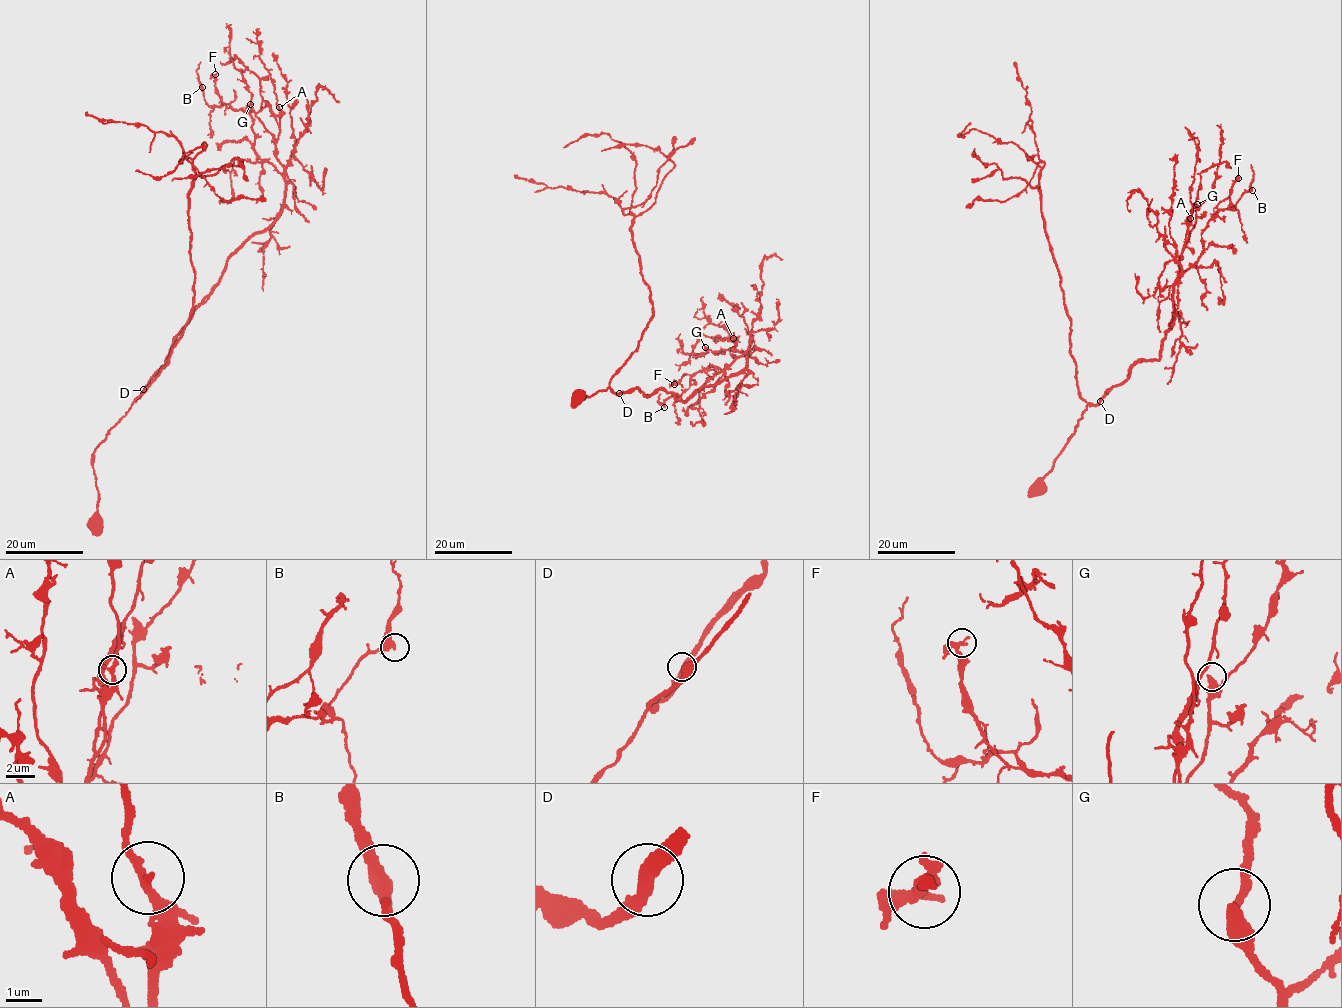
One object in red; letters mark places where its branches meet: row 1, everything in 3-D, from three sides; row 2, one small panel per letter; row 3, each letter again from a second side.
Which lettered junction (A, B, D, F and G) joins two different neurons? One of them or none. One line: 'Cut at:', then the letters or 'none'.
Cut at: none

